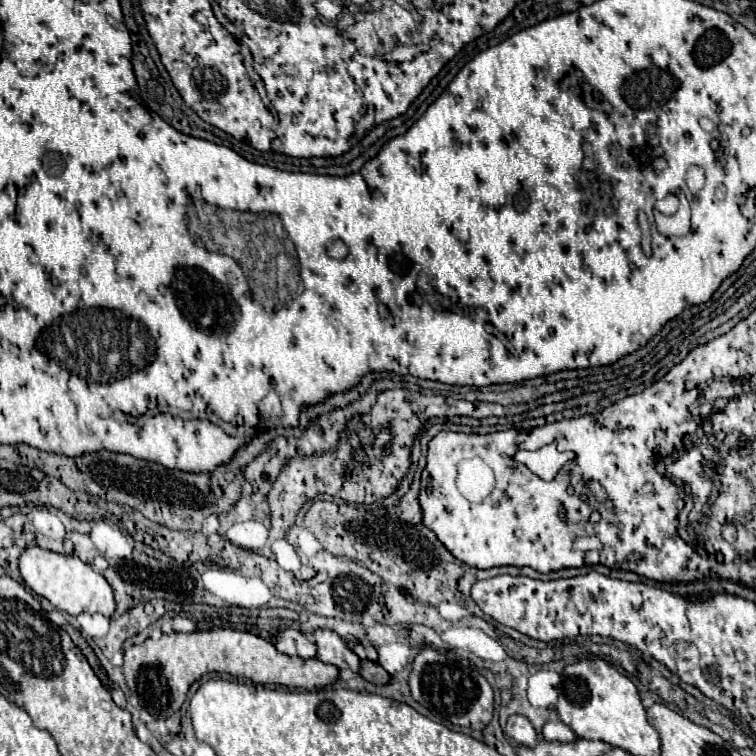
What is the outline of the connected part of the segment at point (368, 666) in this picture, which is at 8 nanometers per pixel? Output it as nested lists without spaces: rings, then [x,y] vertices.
[[[368,660],[362,662],[358,674],[372,684],[386,684],[390,680],[390,674],[384,672],[384,668],[380,668],[380,664],[374,664],[374,662],[368,662]]]

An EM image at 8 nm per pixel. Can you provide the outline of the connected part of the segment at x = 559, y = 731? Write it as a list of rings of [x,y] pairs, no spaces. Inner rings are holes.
[[[548,720],[542,728],[544,740],[550,742],[574,742],[576,734],[562,720]]]

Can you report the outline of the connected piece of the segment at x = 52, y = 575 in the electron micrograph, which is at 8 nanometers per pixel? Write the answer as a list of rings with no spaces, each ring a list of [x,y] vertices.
[[[30,546],[20,556],[20,574],[24,584],[38,596],[46,598],[60,612],[78,616],[84,612],[98,612],[106,618],[114,614],[114,592],[106,578],[98,574],[90,564],[84,564],[78,556],[58,554],[40,546]]]

